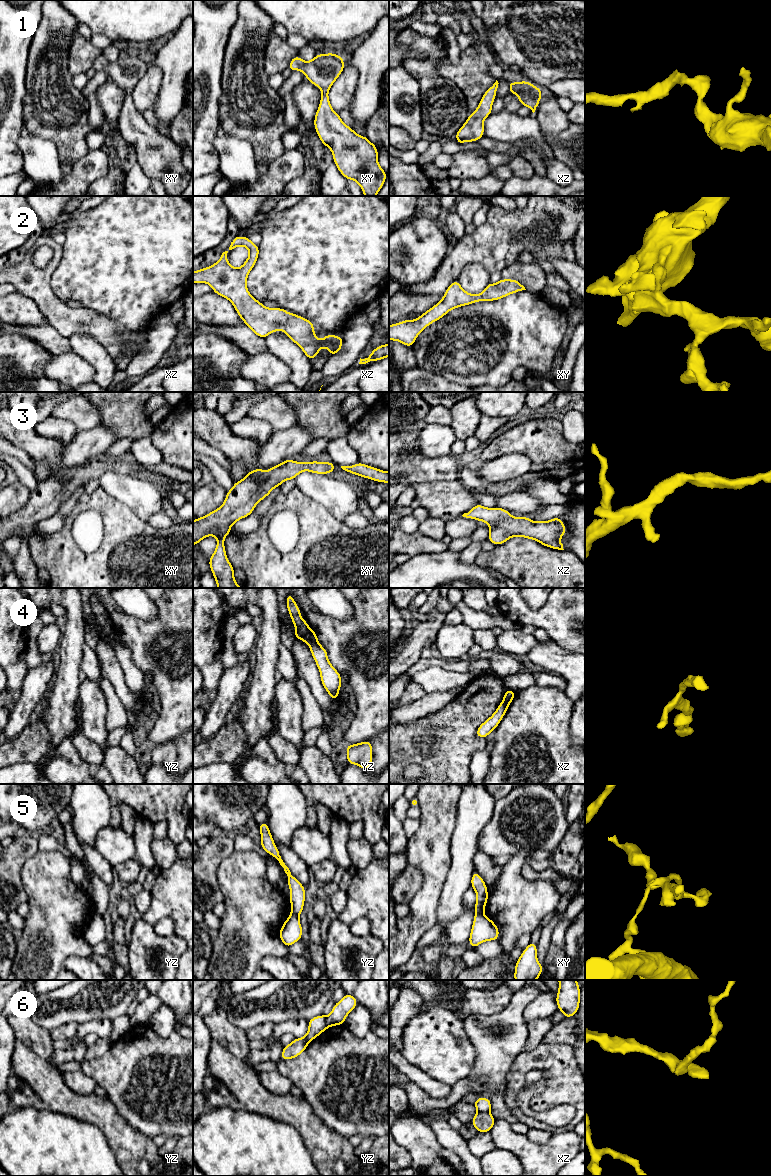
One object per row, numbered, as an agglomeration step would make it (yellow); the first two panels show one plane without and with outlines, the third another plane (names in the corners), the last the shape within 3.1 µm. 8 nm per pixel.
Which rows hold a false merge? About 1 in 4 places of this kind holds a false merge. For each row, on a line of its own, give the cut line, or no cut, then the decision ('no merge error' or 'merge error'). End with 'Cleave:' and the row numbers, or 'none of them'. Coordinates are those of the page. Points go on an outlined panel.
1: no cut | no merge error
2: no cut | no merge error
3: no cut | no merge error
4: no cut | no merge error
5: xy (475, 913), (482, 914) | merge error
6: xz (478, 1111), (488, 1112) | merge error
Cleave: 5, 6

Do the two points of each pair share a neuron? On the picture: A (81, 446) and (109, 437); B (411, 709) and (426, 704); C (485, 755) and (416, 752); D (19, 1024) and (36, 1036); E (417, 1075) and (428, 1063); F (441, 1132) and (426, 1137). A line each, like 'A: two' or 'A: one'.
A: one
B: one
C: two
D: one
E: two
F: two

